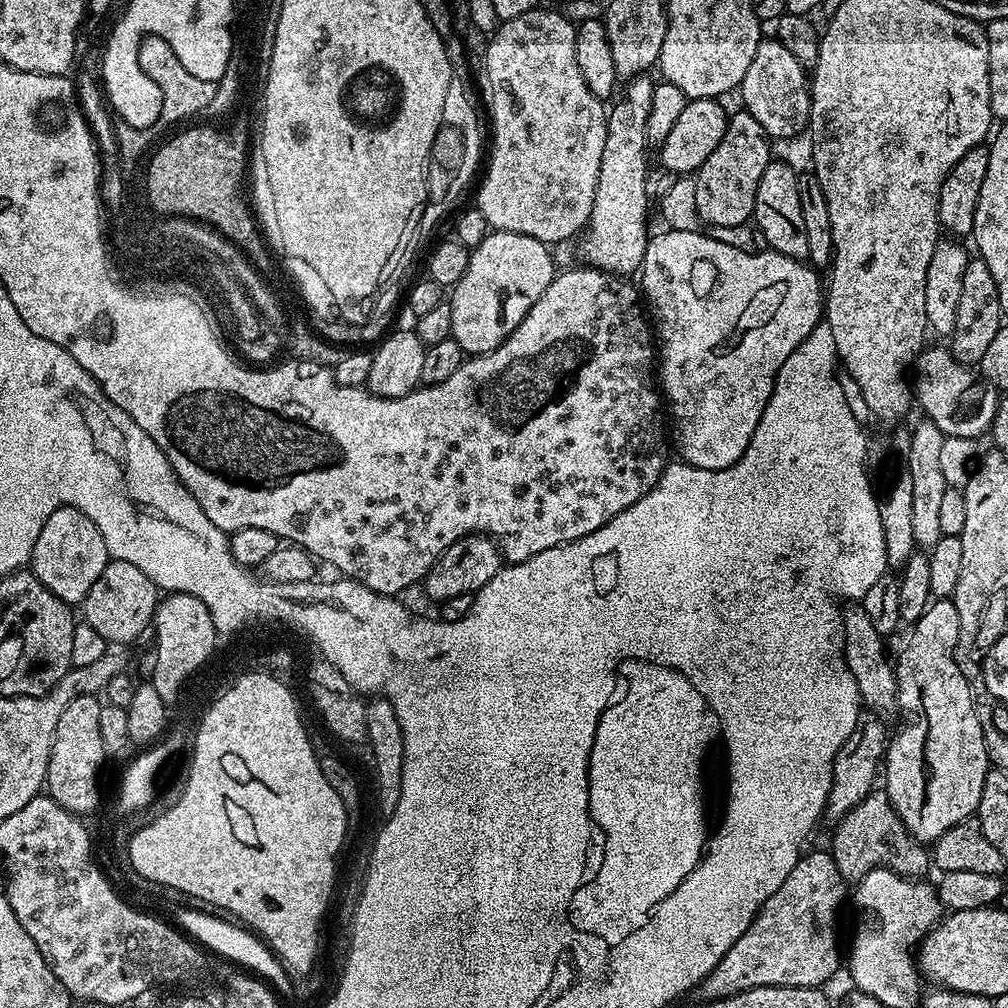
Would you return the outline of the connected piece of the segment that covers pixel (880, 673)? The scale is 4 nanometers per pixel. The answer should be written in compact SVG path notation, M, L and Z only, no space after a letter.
M852 602L843 609L844 617L844 657L850 674L854 674L854 682L858 682L861 705L869 713L880 718L897 711L896 702L896 670L893 661L888 661L888 652L884 649L886 636L878 632L866 610L860 602Z

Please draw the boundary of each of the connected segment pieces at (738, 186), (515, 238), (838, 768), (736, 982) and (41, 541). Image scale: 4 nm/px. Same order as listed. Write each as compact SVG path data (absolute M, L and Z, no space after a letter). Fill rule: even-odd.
M743 110L729 115L726 134L714 149L714 154L702 162L700 171L695 173L697 184L697 214L699 219L712 228L748 224L756 210L758 182L762 170L770 163L768 156L770 137L764 133L758 118Z
M489 231L480 245L471 249L466 266L466 274L451 289L450 303L452 305L451 339L462 346L468 356L481 356L506 342L506 338L530 314L534 302L546 294L546 286L556 279L558 267L552 261L549 245L538 242L538 238L530 238L526 234L513 232Z
M865 715L854 726L854 734L846 738L846 742L838 750L832 763L832 785L830 794L826 797L824 816L839 822L862 798L871 794L878 784L878 773L882 768L882 761L890 739L889 729L884 729L885 721L875 715Z
M831 851L812 852L801 855L800 861L794 866L794 870L790 870L790 874L786 878L786 882L782 882L782 886L778 886L778 890L774 890L774 894L770 894L770 898L761 906L759 912L752 917L752 925L745 930L734 942L734 946L730 946L730 950L726 950L726 954L721 960L712 967L710 974L703 977L698 985L698 992L704 995L705 1001L721 1000L727 996L733 996L739 992L745 992L751 988L765 988L766 986L774 986L775 988L820 988L824 983L842 968L842 948L840 952L840 944L836 941L836 915L840 912L840 903L846 900L846 892L844 896L844 888L846 882L842 878L841 871L834 862Z
M59 508L46 518L46 526L42 526L42 534L38 534L38 542L34 542L30 571L58 598L62 598L69 606L79 605L86 598L90 586L98 582L102 570L109 562L106 542L77 508Z

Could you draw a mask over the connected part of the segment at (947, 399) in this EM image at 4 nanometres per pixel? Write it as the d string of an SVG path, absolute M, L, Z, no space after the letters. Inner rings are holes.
M925 347L916 357L914 365L914 400L924 411L927 419L933 420L945 437L983 437L991 429L994 414L1000 405L998 390L975 367L960 364L952 357L947 347Z

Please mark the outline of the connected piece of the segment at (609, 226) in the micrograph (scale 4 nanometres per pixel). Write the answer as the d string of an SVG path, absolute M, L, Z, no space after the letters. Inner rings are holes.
M648 74L632 77L623 85L624 97L620 101L617 99L611 105L606 122L606 147L602 149L602 166L598 170L598 190L594 190L594 206L590 210L588 226L582 233L583 263L599 268L602 272L613 272L615 276L625 278L639 273L650 239L650 231L648 232L648 156L644 153L650 148L646 134L646 118L650 118L650 101L654 98L656 89L656 84L650 77L651 75Z

